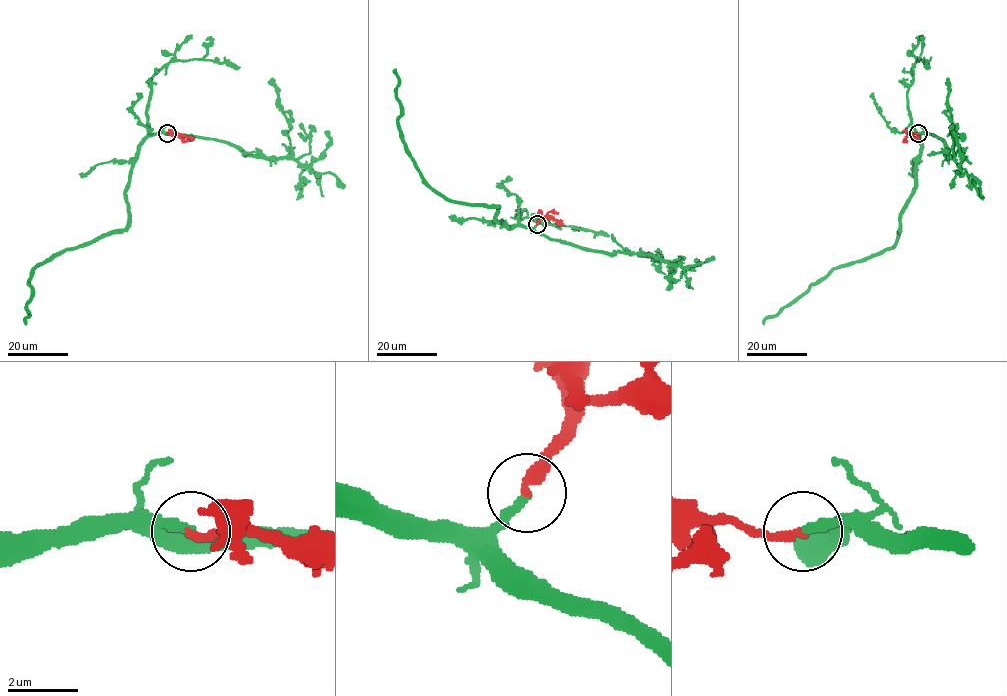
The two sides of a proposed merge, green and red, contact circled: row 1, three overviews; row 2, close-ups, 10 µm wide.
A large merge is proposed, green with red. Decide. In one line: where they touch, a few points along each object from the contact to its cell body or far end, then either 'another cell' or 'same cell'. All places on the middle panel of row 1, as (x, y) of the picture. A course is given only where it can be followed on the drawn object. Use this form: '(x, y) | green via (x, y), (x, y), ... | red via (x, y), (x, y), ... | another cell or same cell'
(537, 224) | green via (537, 225), (507, 227), (495, 219), (497, 206), (453, 202), (436, 191), (422, 176), (400, 130), (396, 70) | red via (537, 225), (542, 217), (553, 217), (563, 225) | same cell

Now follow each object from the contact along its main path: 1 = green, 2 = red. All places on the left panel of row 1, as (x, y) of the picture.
1: (167, 133), (150, 134), (138, 147), (126, 195), (128, 226), (66, 248), (34, 269), (28, 281), (26, 324)
2: (167, 133), (194, 140)

